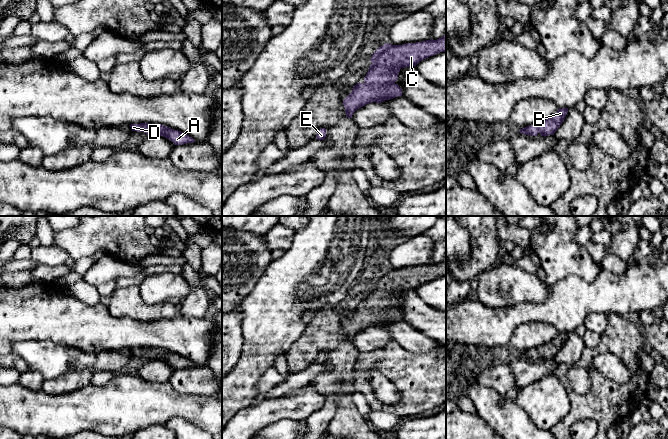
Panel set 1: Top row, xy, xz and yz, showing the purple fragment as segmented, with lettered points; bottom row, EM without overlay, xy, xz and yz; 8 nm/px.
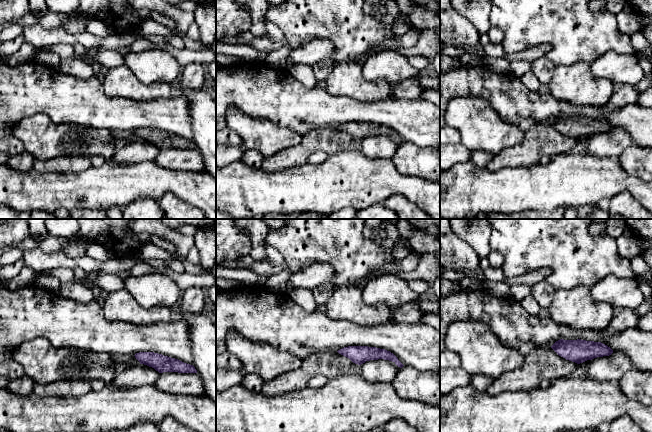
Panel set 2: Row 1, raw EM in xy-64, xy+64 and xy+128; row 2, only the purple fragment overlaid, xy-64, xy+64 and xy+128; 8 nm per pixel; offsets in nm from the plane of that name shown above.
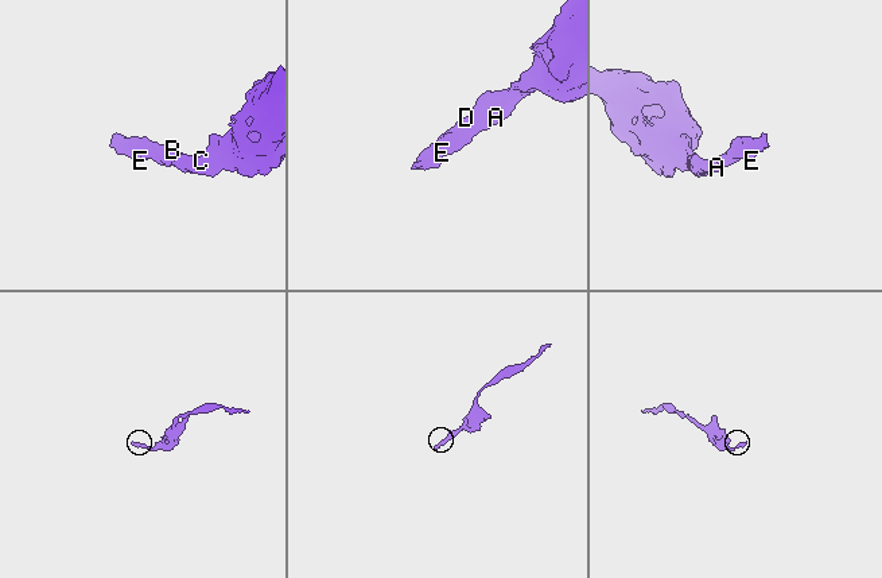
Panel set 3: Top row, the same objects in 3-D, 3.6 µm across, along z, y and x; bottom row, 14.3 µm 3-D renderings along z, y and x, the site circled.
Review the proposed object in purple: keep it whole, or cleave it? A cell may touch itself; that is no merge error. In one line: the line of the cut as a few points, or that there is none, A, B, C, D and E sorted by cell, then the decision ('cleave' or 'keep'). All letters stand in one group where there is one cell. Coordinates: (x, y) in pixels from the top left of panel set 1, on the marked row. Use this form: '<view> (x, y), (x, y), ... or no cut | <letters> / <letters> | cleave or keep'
no cut | A B C D E | keep

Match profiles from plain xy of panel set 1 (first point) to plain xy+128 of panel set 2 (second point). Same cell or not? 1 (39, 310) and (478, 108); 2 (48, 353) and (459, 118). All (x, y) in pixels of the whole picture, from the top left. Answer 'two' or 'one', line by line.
1: two
2: one

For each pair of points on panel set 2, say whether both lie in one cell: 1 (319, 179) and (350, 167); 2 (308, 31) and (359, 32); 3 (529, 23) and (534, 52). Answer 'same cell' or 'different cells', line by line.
1: same cell
2: same cell
3: different cells

